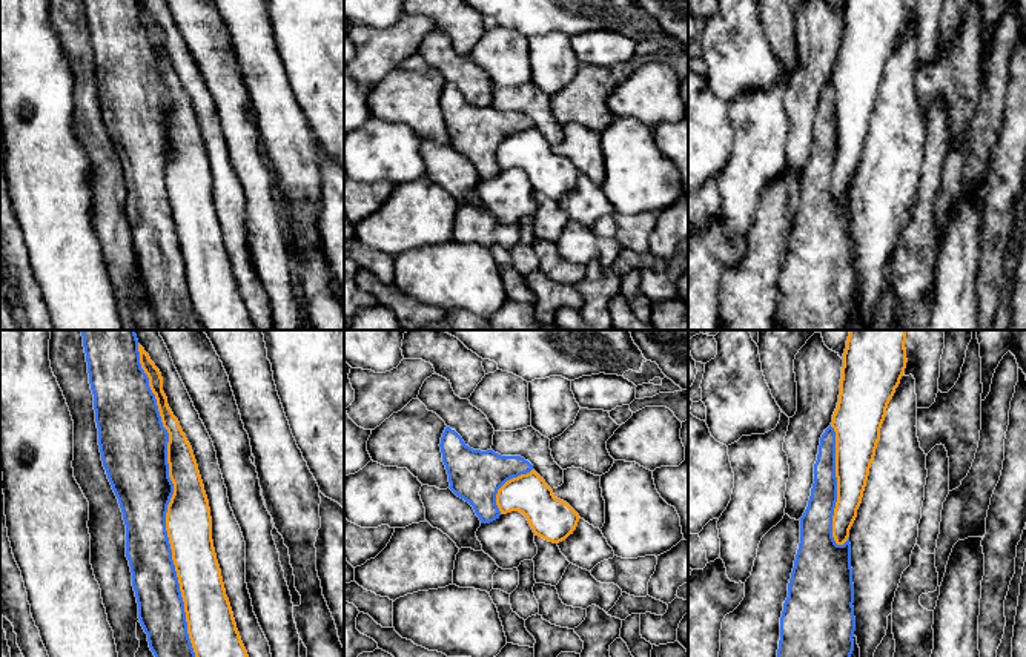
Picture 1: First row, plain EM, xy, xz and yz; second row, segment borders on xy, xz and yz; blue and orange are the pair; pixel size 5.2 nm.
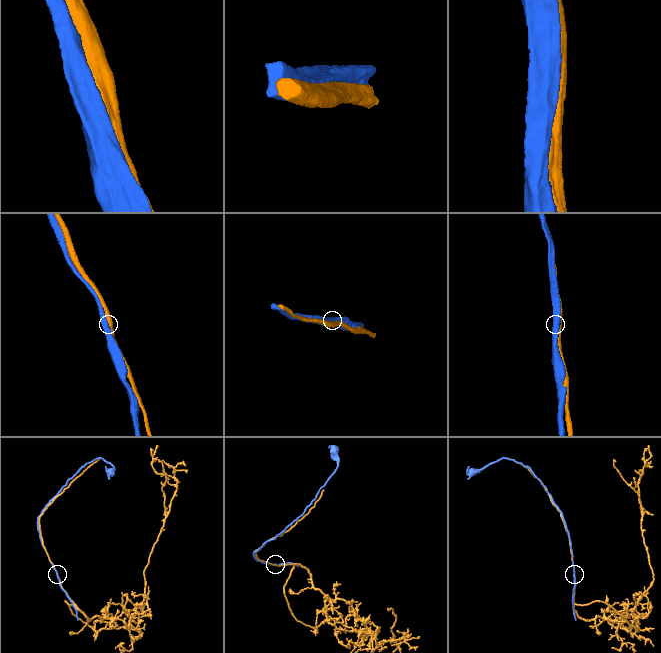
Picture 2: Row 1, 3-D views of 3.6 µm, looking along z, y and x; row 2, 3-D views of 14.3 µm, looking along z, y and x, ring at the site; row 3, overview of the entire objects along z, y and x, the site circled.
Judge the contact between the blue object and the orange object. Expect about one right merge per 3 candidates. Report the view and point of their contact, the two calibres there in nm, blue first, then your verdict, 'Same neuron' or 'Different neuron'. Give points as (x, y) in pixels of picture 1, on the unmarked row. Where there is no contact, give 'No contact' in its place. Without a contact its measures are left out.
Touches blue at xy (166, 165). Thickness 320 nm (blue) against 240 nm. Different neuron

